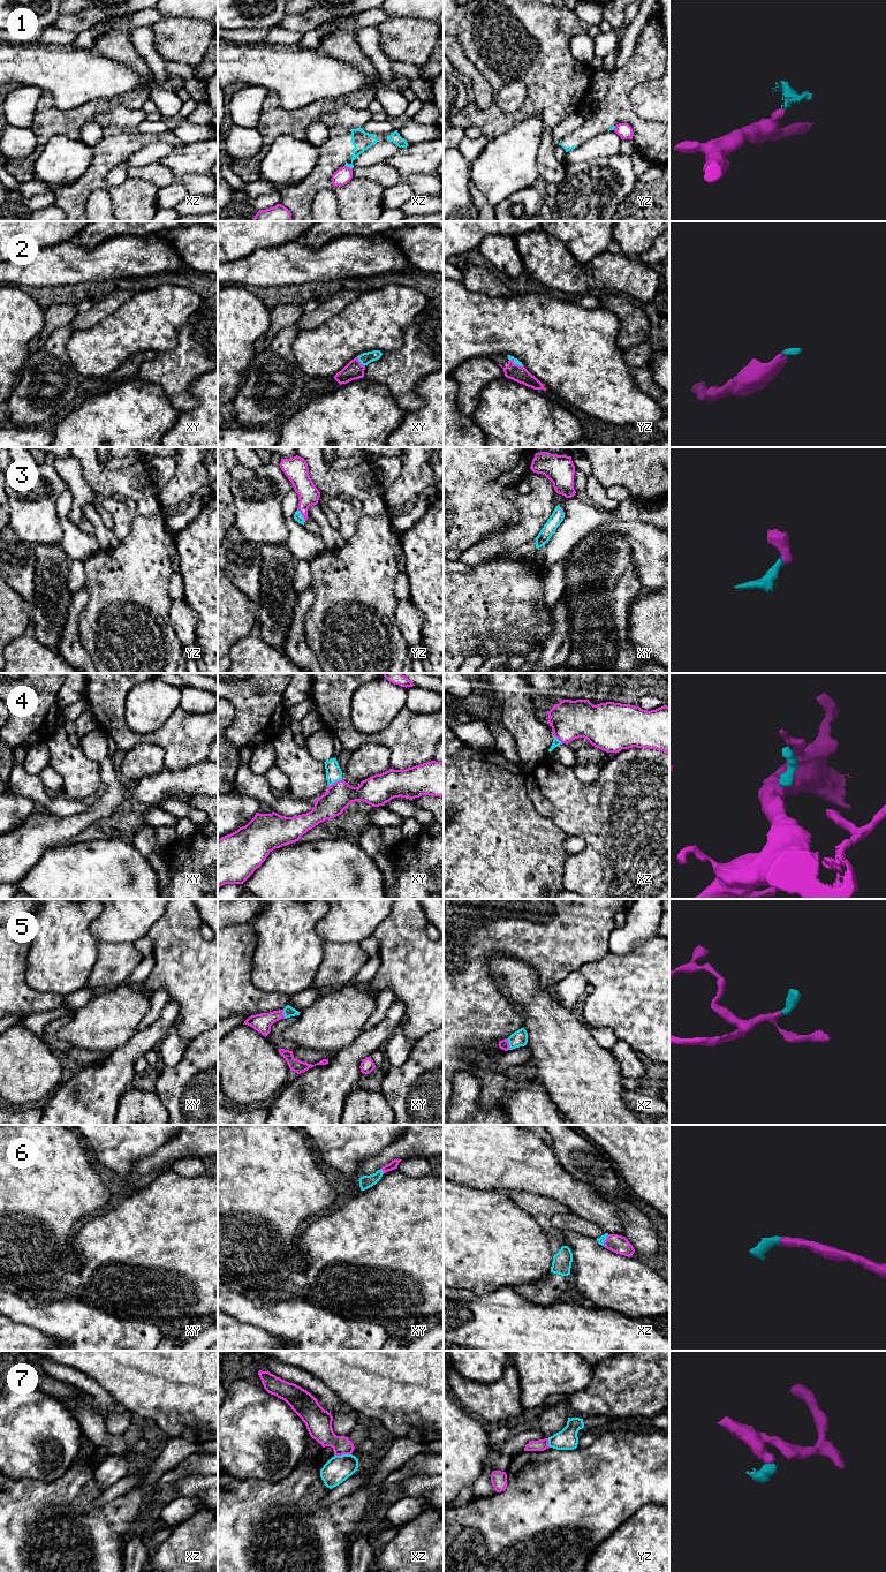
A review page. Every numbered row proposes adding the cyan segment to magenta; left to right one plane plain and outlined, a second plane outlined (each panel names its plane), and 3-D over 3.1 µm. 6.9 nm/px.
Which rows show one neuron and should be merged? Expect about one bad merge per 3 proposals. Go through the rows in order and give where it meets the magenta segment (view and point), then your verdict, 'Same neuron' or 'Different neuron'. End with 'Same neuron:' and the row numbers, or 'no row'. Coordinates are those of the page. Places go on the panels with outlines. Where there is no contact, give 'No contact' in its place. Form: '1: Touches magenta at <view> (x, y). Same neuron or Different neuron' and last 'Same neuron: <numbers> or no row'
1: Touches magenta at xz (347, 166). Different neuron
2: Touches magenta at xy (360, 362). Same neuron
3: Touches magenta at yz (302, 514). Same neuron
4: Touches magenta at xy (334, 783). Same neuron
5: Touches magenta at xz (508, 1044). Same neuron
6: Touches magenta at xy (383, 1171). Same neuron
7: Touches magenta at xz (342, 1453). Different neuron
Same neuron: 2, 3, 4, 5, 6

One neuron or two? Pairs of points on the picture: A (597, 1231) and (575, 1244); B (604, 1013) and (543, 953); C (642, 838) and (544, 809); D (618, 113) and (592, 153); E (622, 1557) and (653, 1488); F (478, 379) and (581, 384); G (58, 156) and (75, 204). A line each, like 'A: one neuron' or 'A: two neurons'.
A: two neurons
B: two neurons
C: two neurons
D: two neurons
E: two neurons
F: two neurons
G: two neurons

